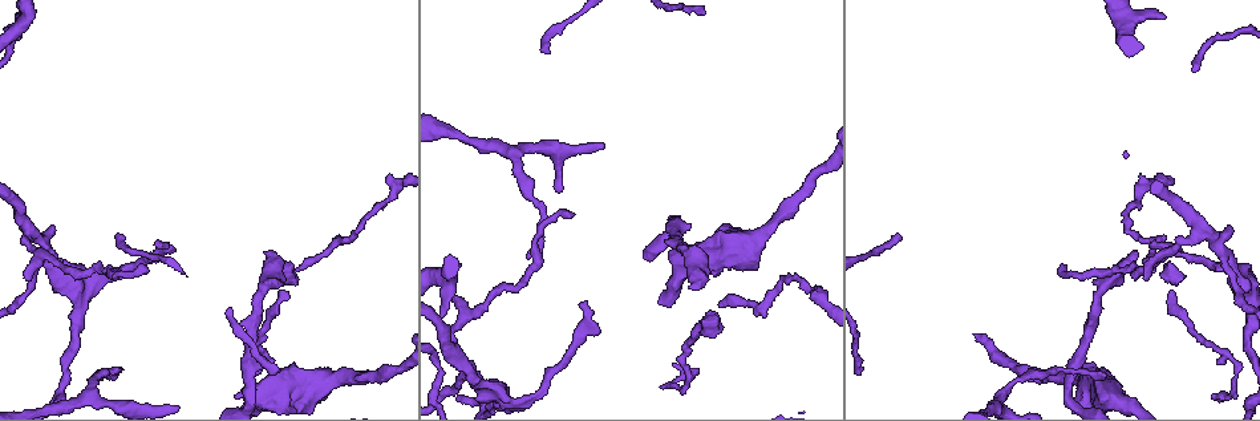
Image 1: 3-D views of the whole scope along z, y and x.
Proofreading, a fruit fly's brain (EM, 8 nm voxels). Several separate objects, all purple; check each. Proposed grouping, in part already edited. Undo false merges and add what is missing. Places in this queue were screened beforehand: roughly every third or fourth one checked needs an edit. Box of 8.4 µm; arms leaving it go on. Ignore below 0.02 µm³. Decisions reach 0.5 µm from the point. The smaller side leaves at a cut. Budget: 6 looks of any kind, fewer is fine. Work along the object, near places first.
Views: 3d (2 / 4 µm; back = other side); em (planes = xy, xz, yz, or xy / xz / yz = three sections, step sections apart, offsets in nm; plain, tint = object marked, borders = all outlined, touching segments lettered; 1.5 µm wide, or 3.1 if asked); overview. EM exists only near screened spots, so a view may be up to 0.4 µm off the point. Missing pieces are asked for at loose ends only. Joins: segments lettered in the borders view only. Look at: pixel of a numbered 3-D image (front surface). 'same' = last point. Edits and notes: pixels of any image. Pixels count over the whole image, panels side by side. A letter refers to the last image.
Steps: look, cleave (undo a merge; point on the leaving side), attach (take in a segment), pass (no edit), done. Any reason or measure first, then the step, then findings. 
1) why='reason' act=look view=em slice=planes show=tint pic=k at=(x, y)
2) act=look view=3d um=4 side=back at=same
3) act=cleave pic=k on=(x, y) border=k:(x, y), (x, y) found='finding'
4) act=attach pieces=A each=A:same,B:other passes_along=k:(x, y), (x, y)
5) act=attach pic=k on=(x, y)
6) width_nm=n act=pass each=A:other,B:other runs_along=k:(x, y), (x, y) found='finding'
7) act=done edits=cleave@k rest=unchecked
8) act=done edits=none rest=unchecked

act=look view=em slice=xz step=4 show=tint pic=1 at=(1137, 251)

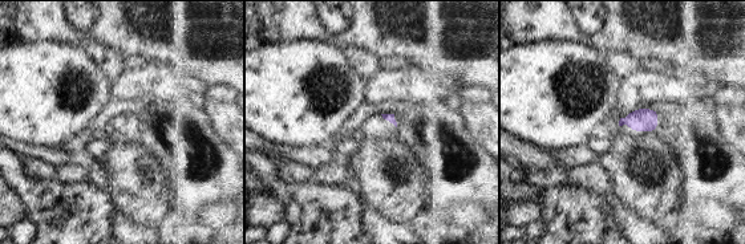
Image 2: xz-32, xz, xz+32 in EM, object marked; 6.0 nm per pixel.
act=look view=em slice=planes show=borders at=same

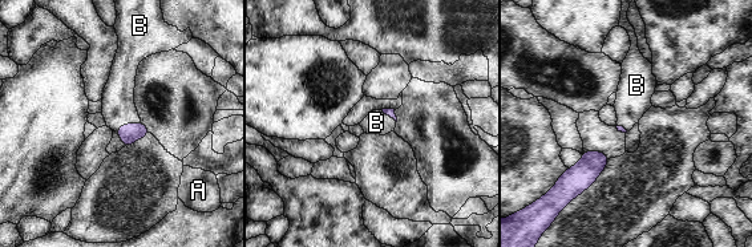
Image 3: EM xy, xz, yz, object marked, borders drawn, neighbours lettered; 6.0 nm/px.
act=attach pic=3 on=(118, 108) each=A:other,B:same found='it goes on there'

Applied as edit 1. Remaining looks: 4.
act=look view=3d um=4 pic=1 at=(527, 257)

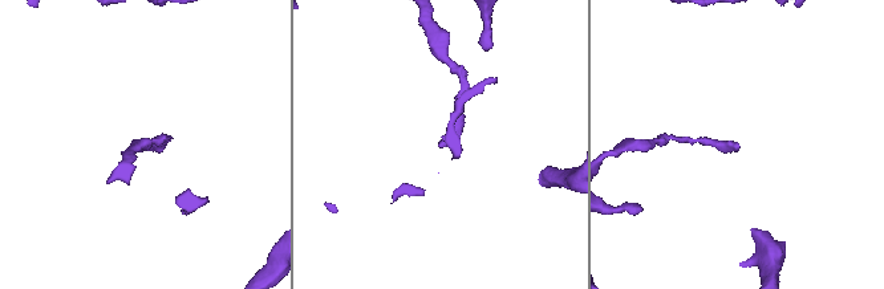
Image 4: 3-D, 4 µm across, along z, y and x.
act=look view=em slice=planes show=borders pic=4 at=(737, 149)

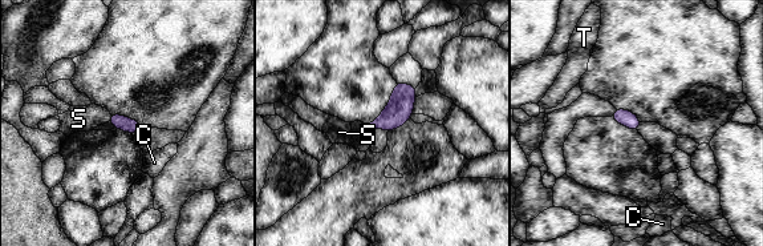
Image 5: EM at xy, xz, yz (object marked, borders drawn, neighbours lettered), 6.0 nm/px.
width_nm=90 act=attach pic=5 on=(78, 119) each=C:other,S:same,T:other passes_along=5:(118, 121), (109, 117), (78, 119) found='the neuron continues'

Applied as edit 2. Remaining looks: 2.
act=look view=overview

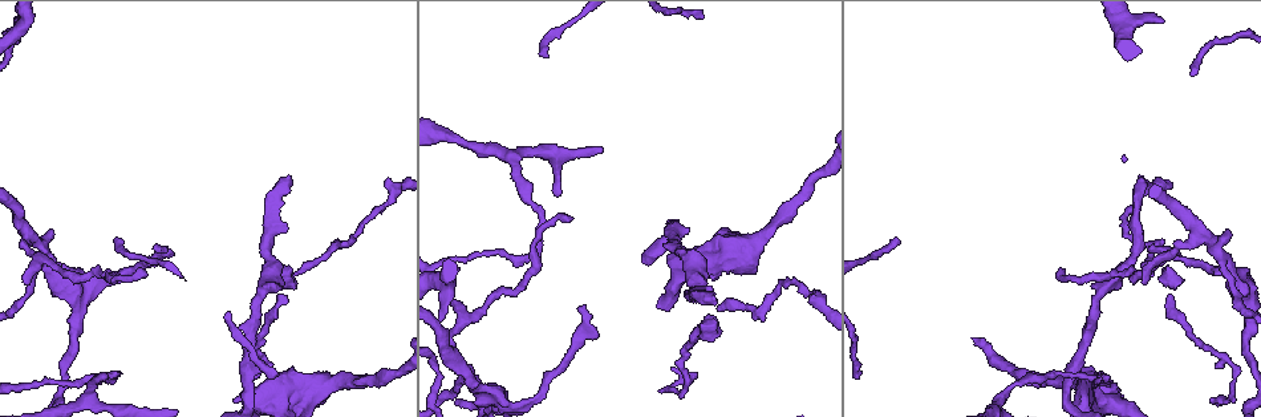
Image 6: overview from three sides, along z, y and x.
act=look view=em slice=yz step=4 show=borders pic=6 at=(461, 380)

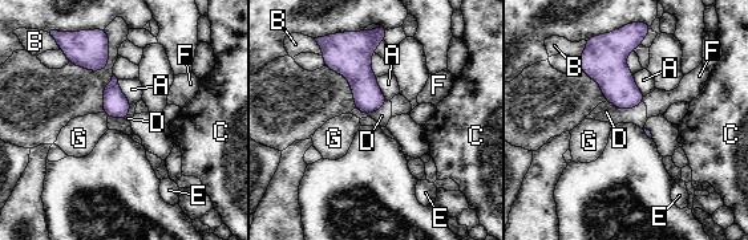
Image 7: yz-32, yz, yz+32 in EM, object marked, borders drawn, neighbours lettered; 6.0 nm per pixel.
act=pass each=A:other,B:other,C:other,D:other,E:other,F:other,G:other found='all the same neuron'

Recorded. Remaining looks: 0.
act=done edits=attach@3,attach@5 rest=unchecked

